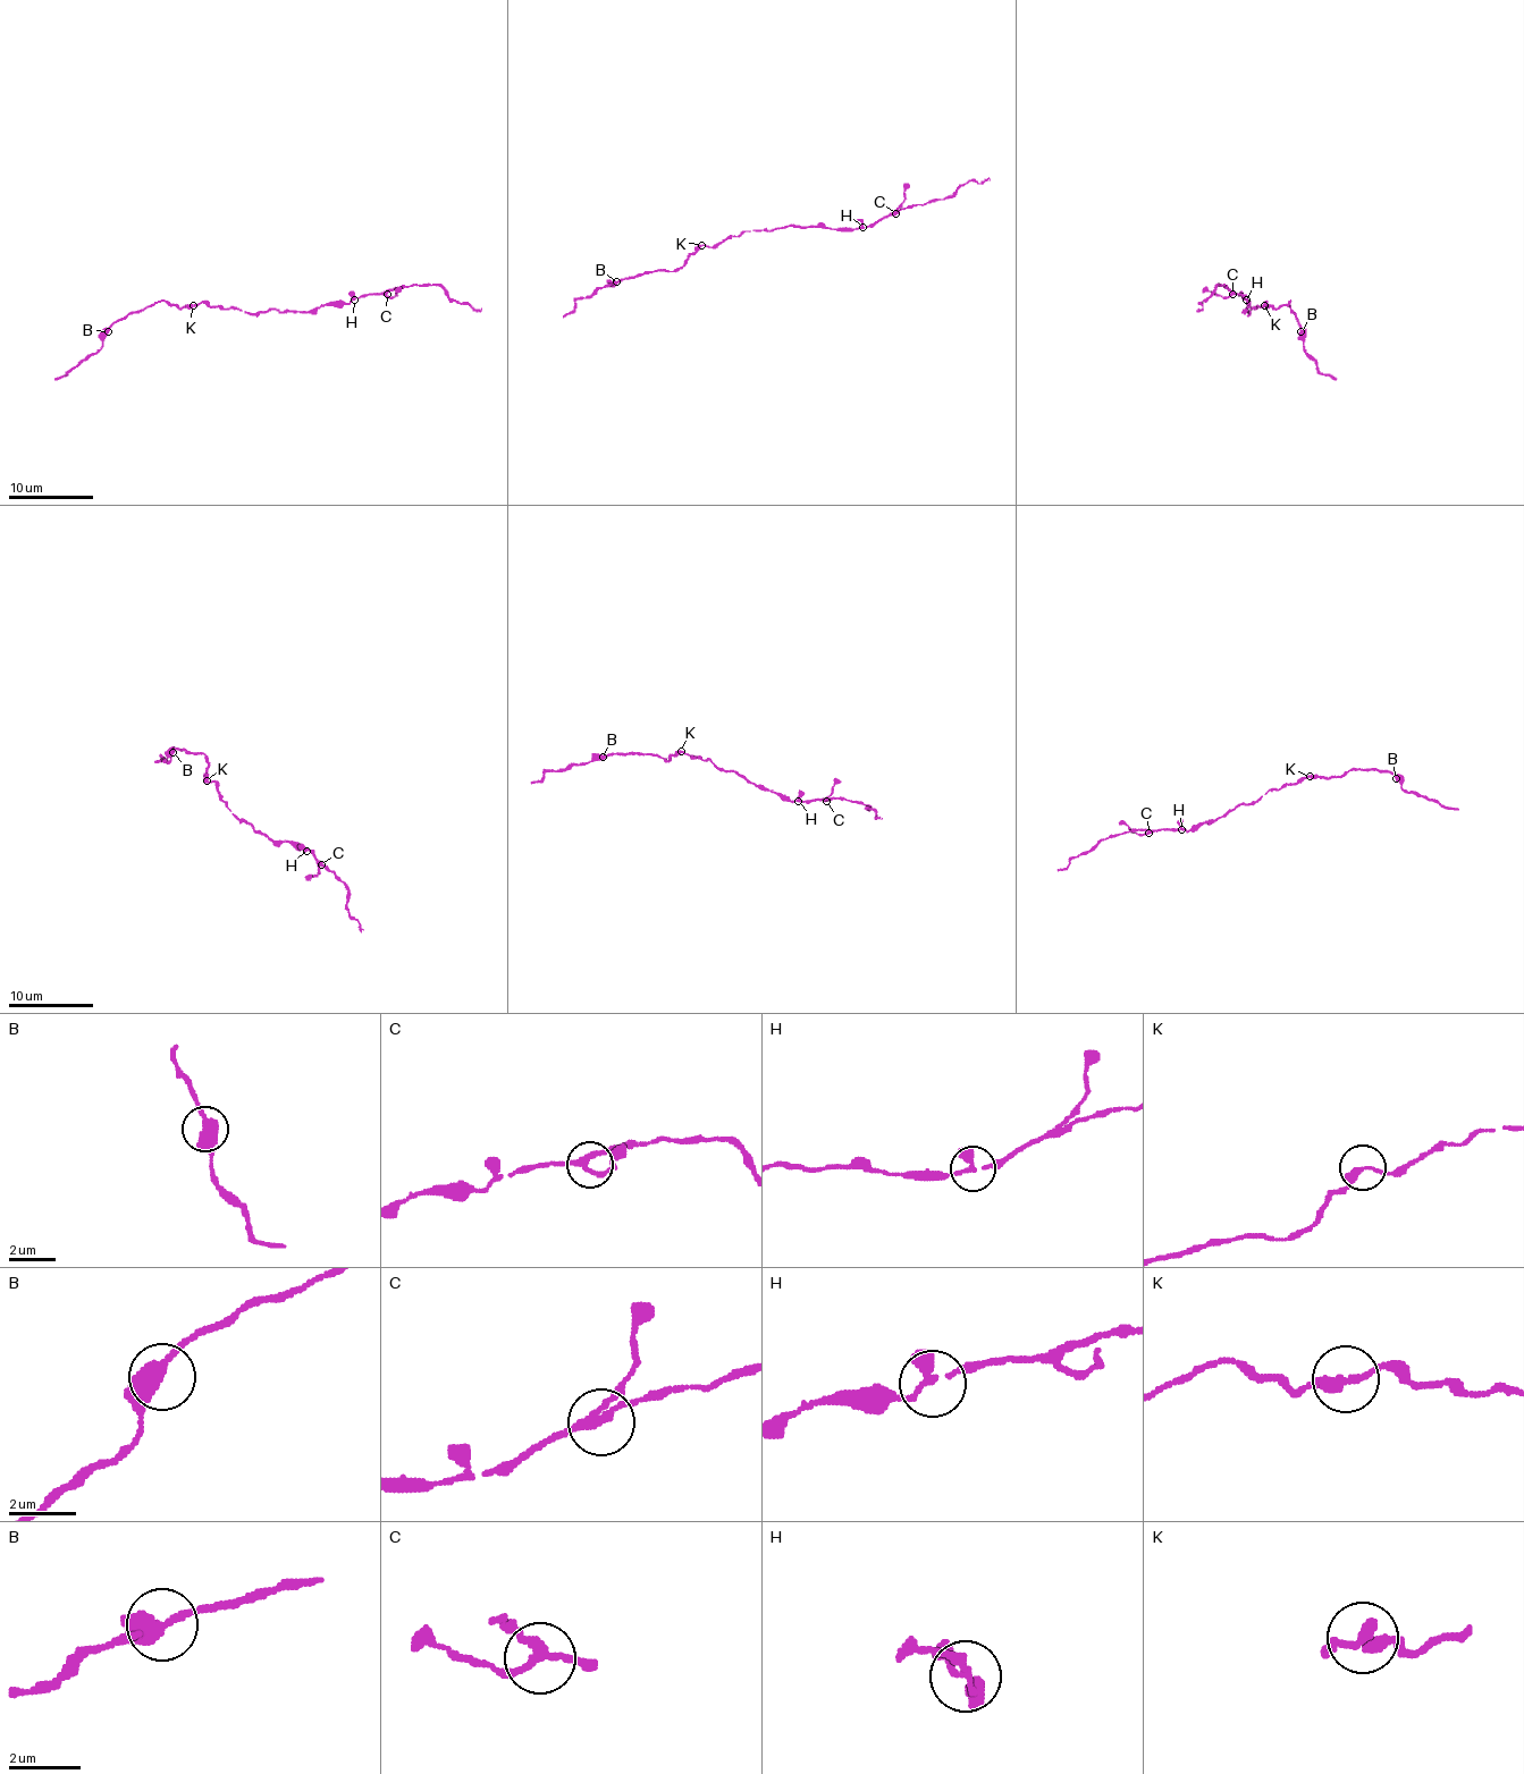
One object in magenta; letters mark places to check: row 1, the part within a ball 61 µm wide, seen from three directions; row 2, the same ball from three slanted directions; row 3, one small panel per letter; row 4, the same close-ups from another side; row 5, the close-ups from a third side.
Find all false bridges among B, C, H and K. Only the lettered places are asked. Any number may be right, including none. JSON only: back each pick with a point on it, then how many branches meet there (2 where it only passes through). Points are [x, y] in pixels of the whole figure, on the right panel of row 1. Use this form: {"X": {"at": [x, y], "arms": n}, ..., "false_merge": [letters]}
{"false_merge": []}

